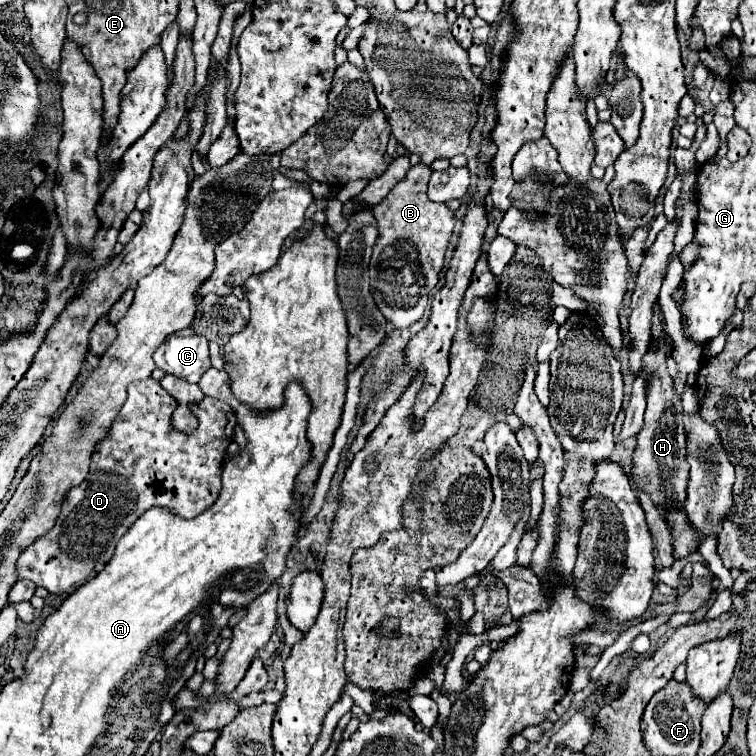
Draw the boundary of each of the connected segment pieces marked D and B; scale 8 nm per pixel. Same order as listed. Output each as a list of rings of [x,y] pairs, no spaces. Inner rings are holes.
[[[152,377],[142,379],[140,383],[132,383],[132,387],[128,387],[126,403],[122,405],[106,437],[96,445],[96,451],[92,453],[92,467],[88,479],[84,479],[84,483],[74,487],[66,495],[62,503],[62,513],[52,531],[44,535],[44,539],[28,547],[24,555],[20,555],[18,575],[22,579],[32,579],[38,587],[44,587],[56,595],[70,593],[68,589],[80,587],[84,581],[90,579],[94,563],[108,563],[118,539],[148,509],[164,507],[182,519],[192,519],[206,511],[218,499],[222,487],[222,461],[234,435],[236,415],[232,413],[232,407],[224,401],[204,397],[200,403],[188,405],[192,415],[198,419],[198,427],[194,431],[178,431],[172,425],[172,413],[176,407],[178,403]]]
[[[418,163],[410,167],[406,179],[400,181],[384,197],[384,201],[372,209],[372,215],[378,225],[378,239],[374,243],[374,253],[370,259],[370,287],[372,287],[372,297],[376,299],[376,305],[380,307],[382,315],[394,327],[410,327],[422,317],[428,301],[436,293],[438,273],[444,267],[444,253],[454,229],[454,211],[450,211],[444,203],[436,205],[430,199],[426,199],[426,185],[430,175],[432,175],[430,165]]]

